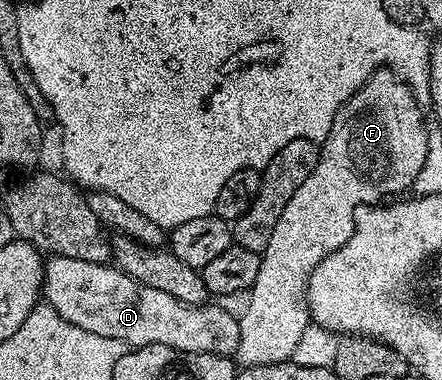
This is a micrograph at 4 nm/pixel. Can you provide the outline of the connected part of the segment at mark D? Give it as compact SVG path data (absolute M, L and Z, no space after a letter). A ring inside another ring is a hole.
M48 257L43 267L41 294L45 302L47 298L48 304L59 313L56 315L62 321L77 328L85 328L85 332L93 332L97 336L109 336L131 348L165 344L181 352L231 356L239 343L239 319L234 313L231 315L229 311L222 310L219 306L211 306L212 304L189 306L169 296L169 292L157 292L157 288L149 288L133 280L114 264Z

